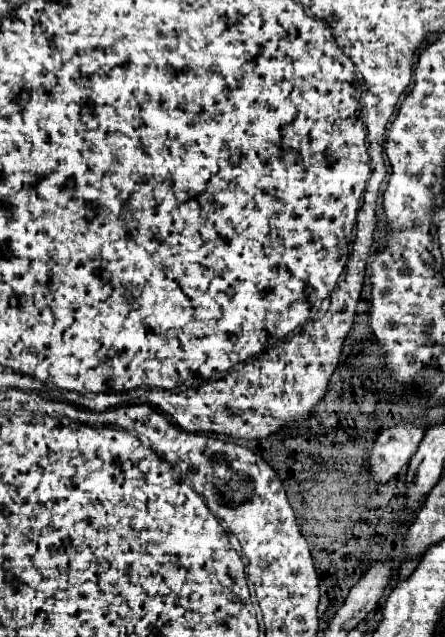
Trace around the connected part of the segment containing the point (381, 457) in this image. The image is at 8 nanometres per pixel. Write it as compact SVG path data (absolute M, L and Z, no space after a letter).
M398 424L382 432L370 456L372 480L374 482L392 480L410 462L424 434L426 434L424 426L412 424Z

